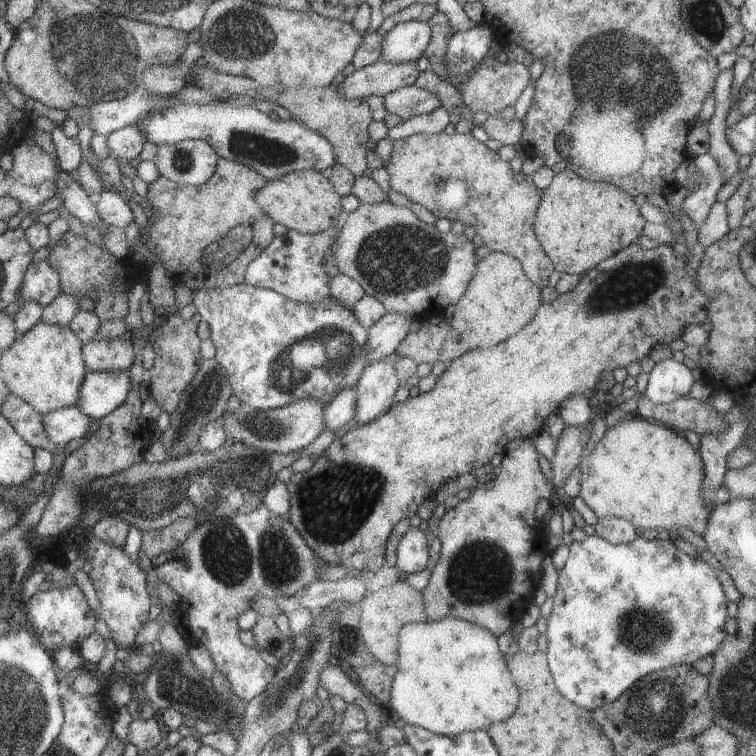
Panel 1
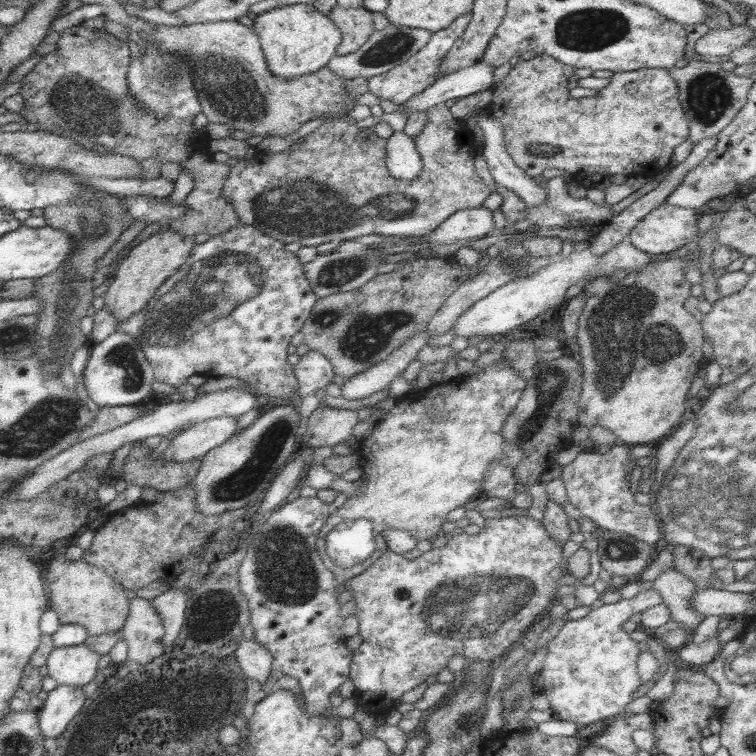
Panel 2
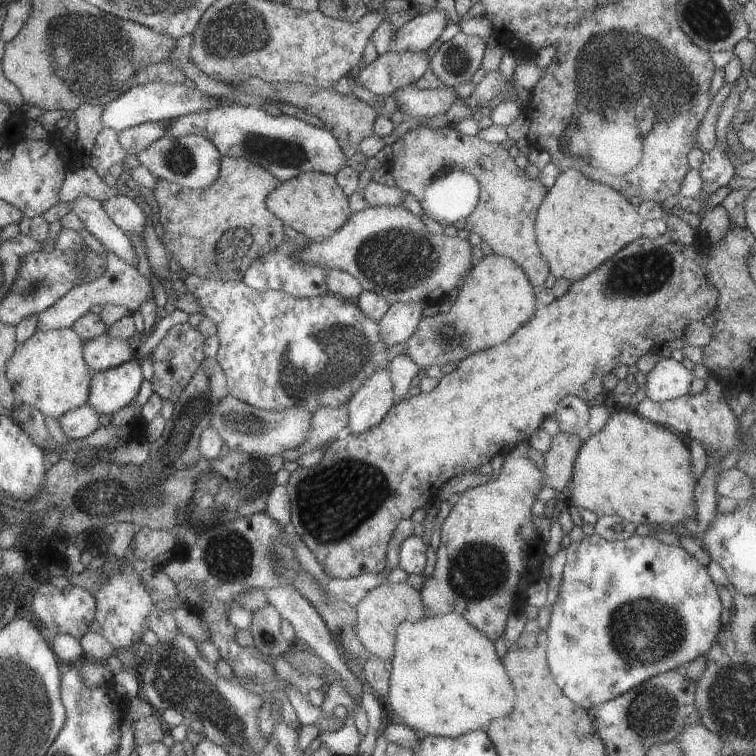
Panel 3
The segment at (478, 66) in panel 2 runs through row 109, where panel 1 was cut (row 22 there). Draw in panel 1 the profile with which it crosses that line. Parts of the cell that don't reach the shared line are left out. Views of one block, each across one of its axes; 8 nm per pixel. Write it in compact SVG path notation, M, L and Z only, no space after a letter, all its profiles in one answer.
M413 20L397 23L381 42L380 59L392 64L417 61L425 54L432 38L428 21Z

